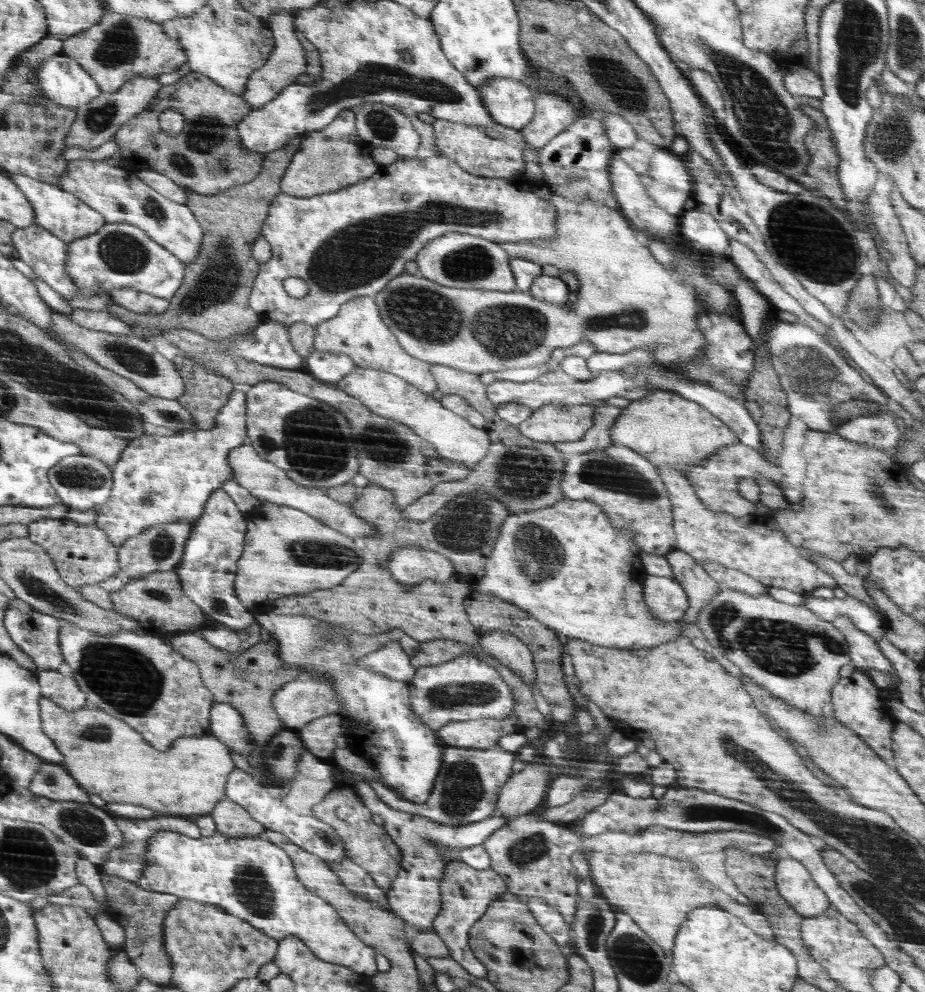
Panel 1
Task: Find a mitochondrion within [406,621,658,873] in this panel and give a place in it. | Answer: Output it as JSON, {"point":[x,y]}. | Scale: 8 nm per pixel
{"point":[462,790]}

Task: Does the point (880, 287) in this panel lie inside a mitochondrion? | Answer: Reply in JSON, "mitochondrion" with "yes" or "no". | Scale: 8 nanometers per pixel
{"mitochondrion":"no"}

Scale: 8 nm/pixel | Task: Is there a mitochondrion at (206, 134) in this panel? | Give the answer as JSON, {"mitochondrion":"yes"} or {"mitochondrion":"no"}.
{"mitochondrion":"yes"}

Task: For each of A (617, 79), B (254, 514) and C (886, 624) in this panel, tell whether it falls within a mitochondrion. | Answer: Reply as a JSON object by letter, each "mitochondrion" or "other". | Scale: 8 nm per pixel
{"A":"mitochondrion","B":"other","C":"other"}

